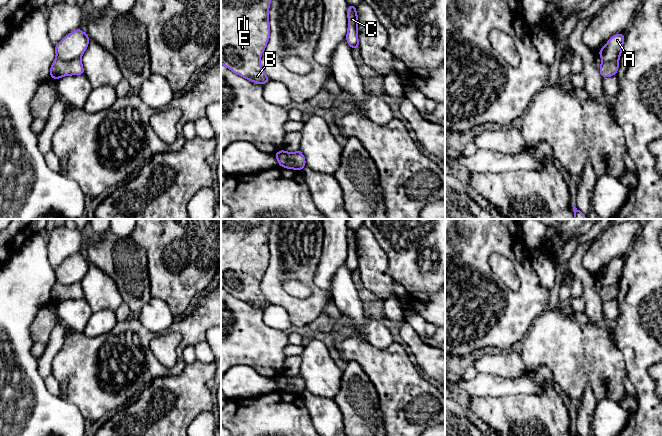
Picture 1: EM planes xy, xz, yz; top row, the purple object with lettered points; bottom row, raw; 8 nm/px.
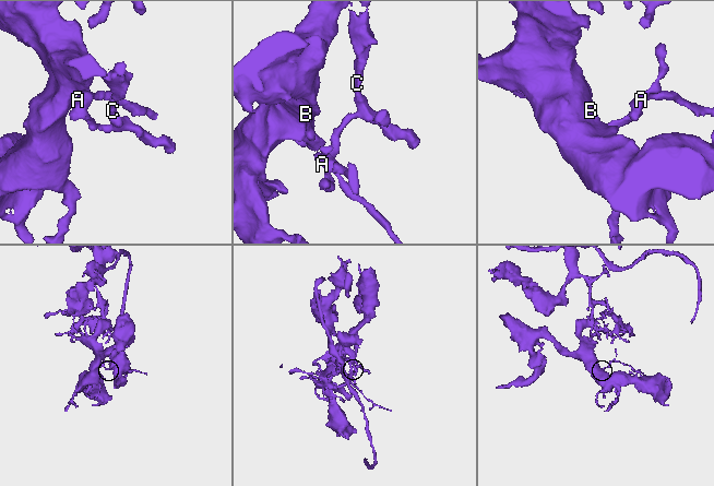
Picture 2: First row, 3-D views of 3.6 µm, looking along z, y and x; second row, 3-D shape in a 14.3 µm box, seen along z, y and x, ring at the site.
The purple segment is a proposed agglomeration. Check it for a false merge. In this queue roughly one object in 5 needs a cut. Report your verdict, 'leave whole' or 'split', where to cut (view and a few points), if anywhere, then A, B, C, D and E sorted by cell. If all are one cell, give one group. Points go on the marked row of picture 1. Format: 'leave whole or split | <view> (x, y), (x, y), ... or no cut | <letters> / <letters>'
split | xy (56, 57), (61, 60), (79, 58) | A / B C D E

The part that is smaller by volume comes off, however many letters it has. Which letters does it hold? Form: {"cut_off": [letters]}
{"cut_off": ["A"]}

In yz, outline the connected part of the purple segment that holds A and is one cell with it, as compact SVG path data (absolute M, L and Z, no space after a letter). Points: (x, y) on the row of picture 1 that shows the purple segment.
M624 32L613 35L598 52L602 61L619 61L624 39Z

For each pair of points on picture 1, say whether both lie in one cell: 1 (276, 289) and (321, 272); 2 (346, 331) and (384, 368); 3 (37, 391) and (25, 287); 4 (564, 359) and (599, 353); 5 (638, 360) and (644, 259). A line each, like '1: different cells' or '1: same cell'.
1: different cells
2: different cells
3: same cell
4: same cell
5: same cell

